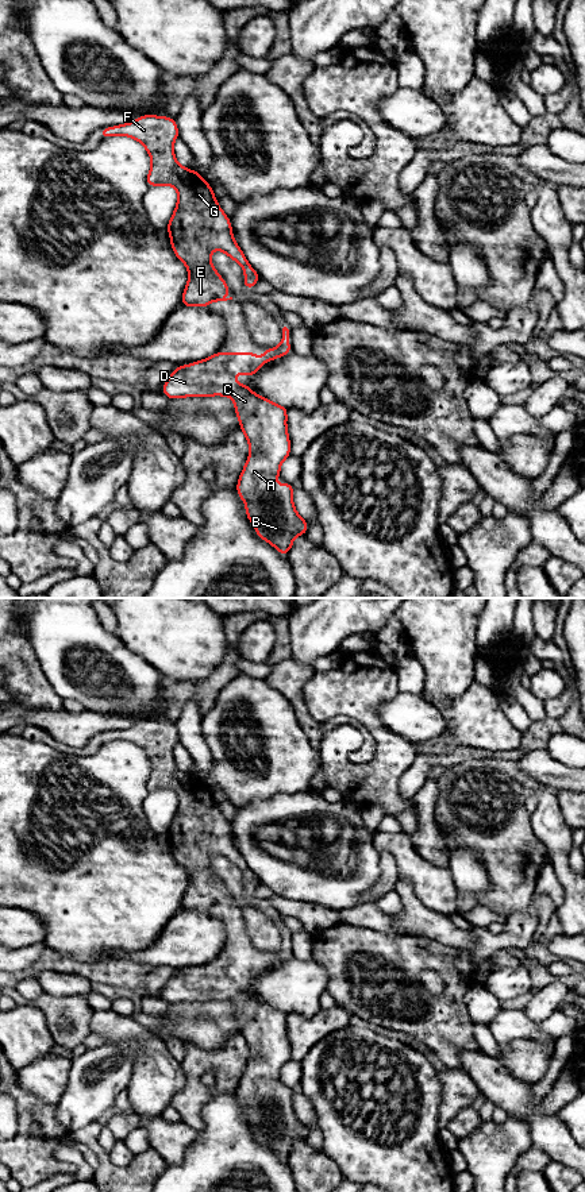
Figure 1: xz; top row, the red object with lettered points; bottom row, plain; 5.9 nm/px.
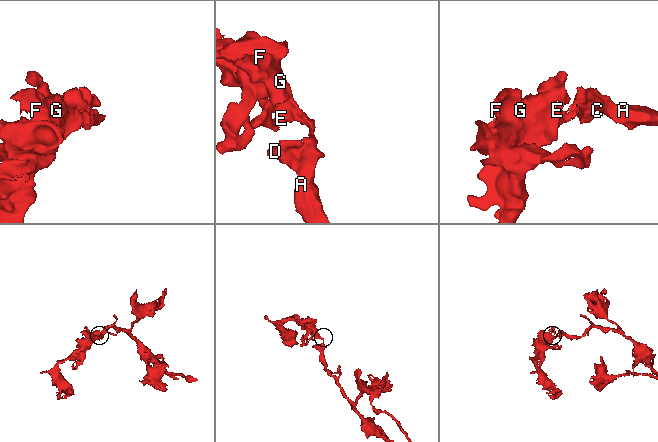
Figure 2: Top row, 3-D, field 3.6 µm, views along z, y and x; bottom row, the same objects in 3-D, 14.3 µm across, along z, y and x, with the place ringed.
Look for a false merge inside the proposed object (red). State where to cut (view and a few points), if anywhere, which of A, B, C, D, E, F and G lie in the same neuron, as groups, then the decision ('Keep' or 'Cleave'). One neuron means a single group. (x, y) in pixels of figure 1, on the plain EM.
Split along xz (230, 959), (233, 969). Groups: A B C D / E F G. Cleave

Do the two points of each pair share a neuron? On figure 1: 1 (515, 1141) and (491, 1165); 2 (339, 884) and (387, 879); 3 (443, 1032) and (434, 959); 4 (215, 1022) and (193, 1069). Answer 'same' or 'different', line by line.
1: same
2: different
3: same
4: different

